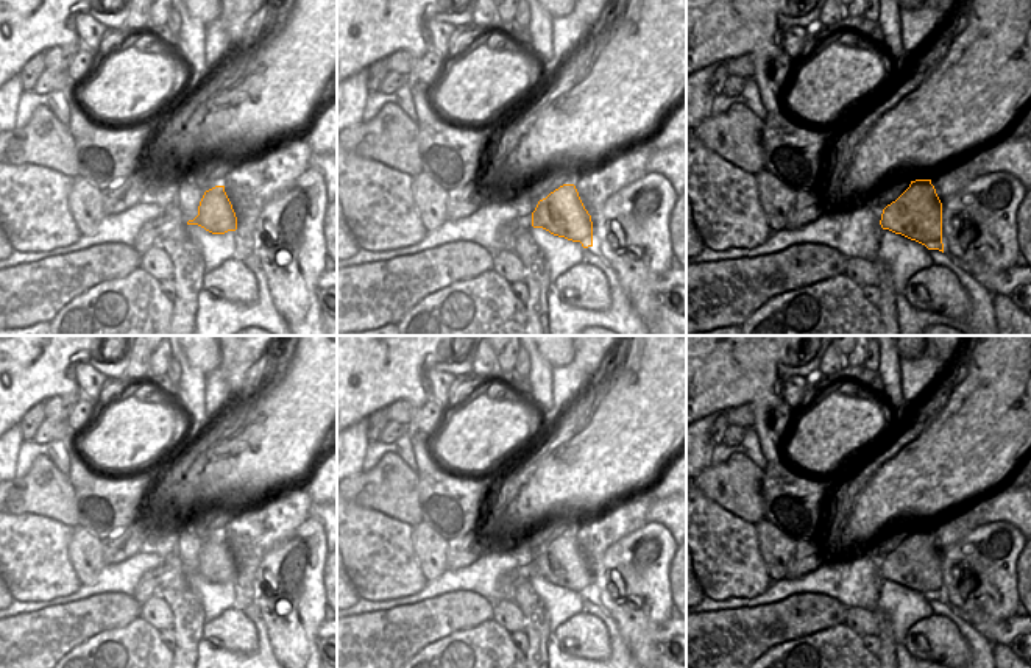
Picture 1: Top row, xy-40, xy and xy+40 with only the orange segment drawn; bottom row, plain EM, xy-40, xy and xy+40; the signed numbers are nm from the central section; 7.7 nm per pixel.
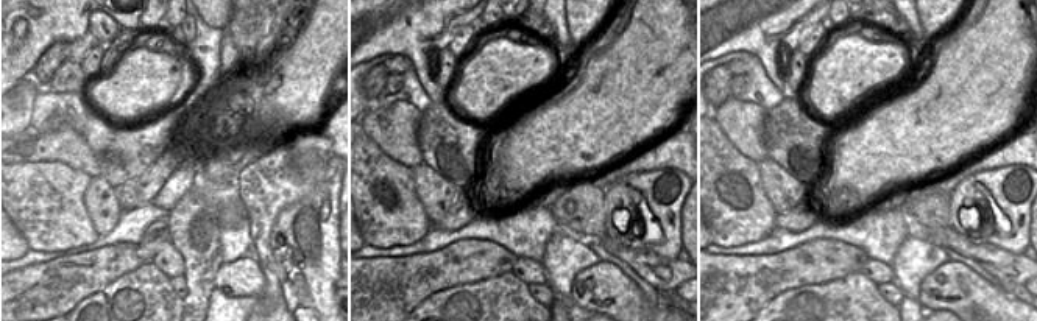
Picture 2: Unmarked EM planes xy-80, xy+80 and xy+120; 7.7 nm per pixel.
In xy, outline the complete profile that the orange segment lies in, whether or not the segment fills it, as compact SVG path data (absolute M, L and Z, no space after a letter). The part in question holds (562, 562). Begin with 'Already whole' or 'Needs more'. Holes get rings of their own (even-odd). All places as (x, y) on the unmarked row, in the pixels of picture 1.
Needs more. M563 534L540 549L529 567L502 574L502 587L516 587L521 581L543 577L554 585L593 596L593 571L574 534Z

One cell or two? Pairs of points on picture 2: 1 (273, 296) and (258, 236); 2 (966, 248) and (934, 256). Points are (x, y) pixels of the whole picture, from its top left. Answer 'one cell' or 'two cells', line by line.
1: two cells
2: two cells

